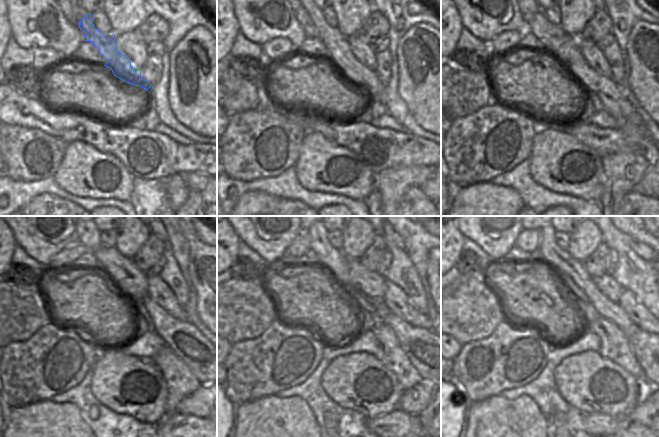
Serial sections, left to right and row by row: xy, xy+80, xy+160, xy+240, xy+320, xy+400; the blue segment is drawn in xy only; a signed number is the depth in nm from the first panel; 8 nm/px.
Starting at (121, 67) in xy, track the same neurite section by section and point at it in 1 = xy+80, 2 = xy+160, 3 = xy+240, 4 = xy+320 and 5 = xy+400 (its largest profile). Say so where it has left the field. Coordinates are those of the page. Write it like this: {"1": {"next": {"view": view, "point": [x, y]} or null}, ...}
{"1": {"next": {"view": "xy+80", "point": [339, 52]}}, "2": {"next": {"view": "xy+160", "point": [628, 120]}}, "3": {"next": {"view": "xy+240", "point": [185, 340]}}, "4": {"next": {"view": "xy+320", "point": [420, 345]}}, "5": {"next": {"view": "xy+400", "point": [644, 345]}}}

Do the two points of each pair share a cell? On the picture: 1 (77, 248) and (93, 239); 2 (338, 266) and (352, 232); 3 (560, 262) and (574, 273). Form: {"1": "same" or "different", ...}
{"1": "different", "2": "different", "3": "same"}

